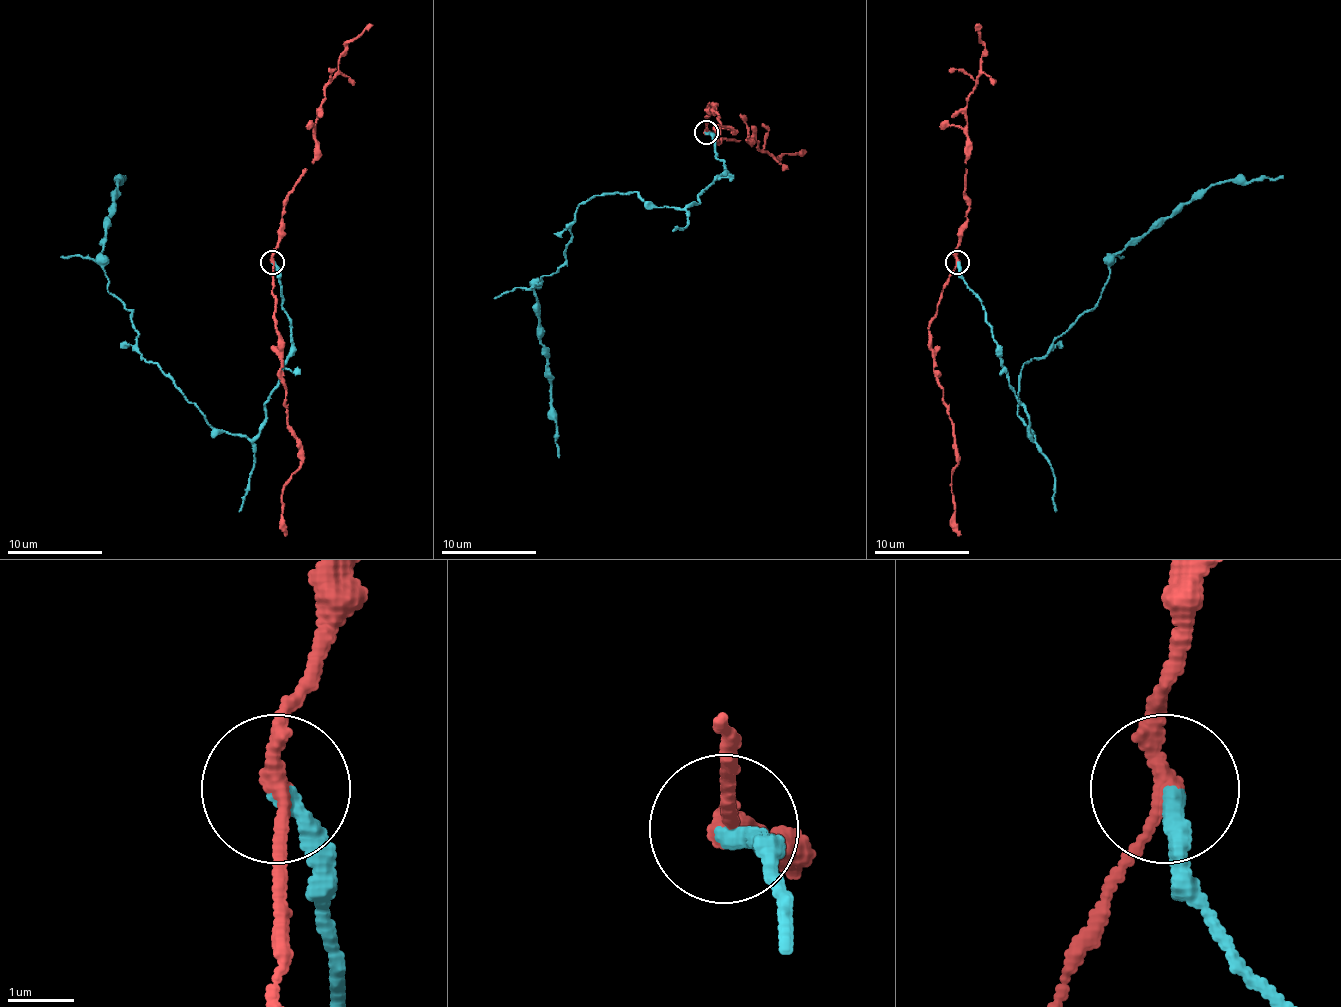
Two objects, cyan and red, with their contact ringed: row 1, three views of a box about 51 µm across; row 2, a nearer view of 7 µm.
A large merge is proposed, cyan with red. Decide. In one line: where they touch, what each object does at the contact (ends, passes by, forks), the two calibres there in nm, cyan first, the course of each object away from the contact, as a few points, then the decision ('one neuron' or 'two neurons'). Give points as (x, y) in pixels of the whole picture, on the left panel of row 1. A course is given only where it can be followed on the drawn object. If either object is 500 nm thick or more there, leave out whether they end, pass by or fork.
at (272, 262); cyan ends there; red passes by; 300 nm thick on the cyan side, 240 nm on the other; cyan runs (273, 261), (292, 354), (246, 438), (141, 357), (108, 290), (105, 220), (124, 175); red runs (273, 261), (280, 381), (285, 390), (287, 426), (301, 462), (282, 491), (285, 536); two neurons

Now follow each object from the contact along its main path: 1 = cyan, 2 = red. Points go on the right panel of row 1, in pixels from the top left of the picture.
1: (957, 261), (1036, 438), (1016, 414), (1021, 369), (1100, 299), (1110, 261), (1213, 184), (1282, 175)
2: (957, 261), (928, 328), (928, 347), (952, 426), (957, 462), (952, 491), (954, 531), (959, 536)

